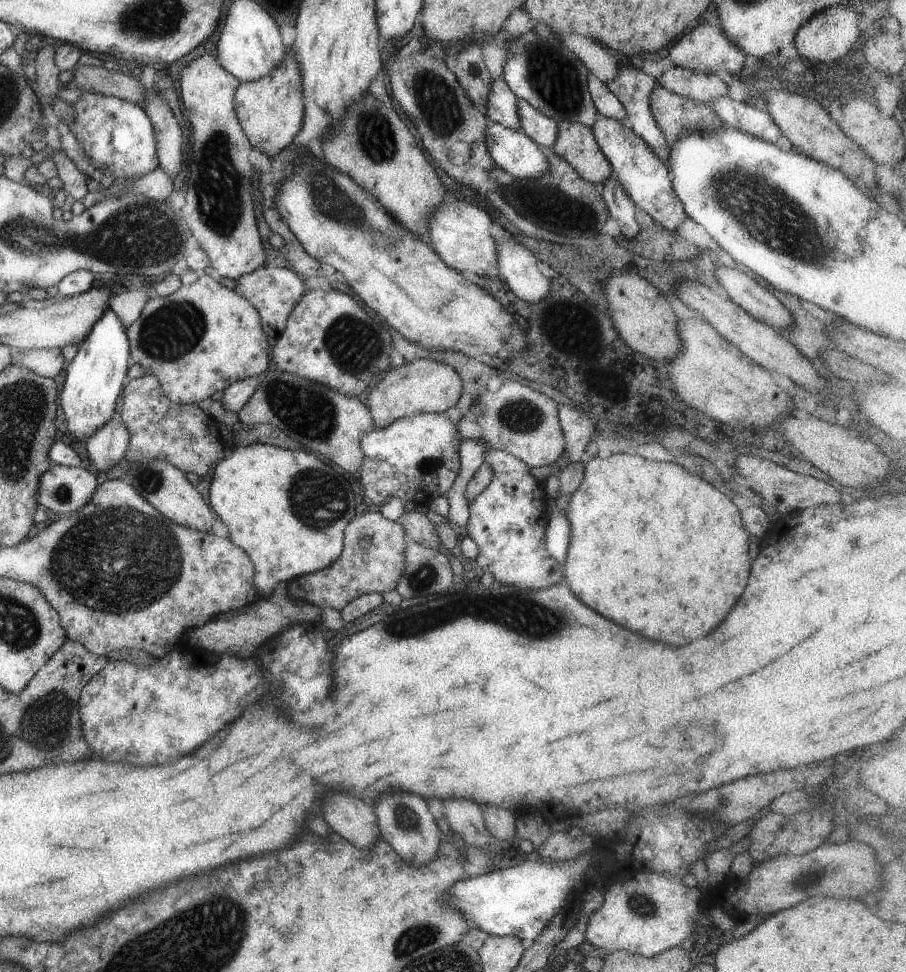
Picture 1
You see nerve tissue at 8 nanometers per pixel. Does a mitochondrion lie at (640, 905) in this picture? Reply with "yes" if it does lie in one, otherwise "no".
yes

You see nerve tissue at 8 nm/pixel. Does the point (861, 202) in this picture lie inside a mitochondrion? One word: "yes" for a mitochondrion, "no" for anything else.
no

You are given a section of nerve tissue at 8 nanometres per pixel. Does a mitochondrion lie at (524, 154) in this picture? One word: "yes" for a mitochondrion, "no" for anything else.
no

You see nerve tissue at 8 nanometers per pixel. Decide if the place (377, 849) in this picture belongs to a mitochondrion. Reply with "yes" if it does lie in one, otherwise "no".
no

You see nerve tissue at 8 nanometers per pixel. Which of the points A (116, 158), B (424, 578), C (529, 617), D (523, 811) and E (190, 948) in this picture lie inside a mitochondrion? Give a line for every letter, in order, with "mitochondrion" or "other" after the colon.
A: other
B: mitochondrion
C: mitochondrion
D: other
E: mitochondrion

